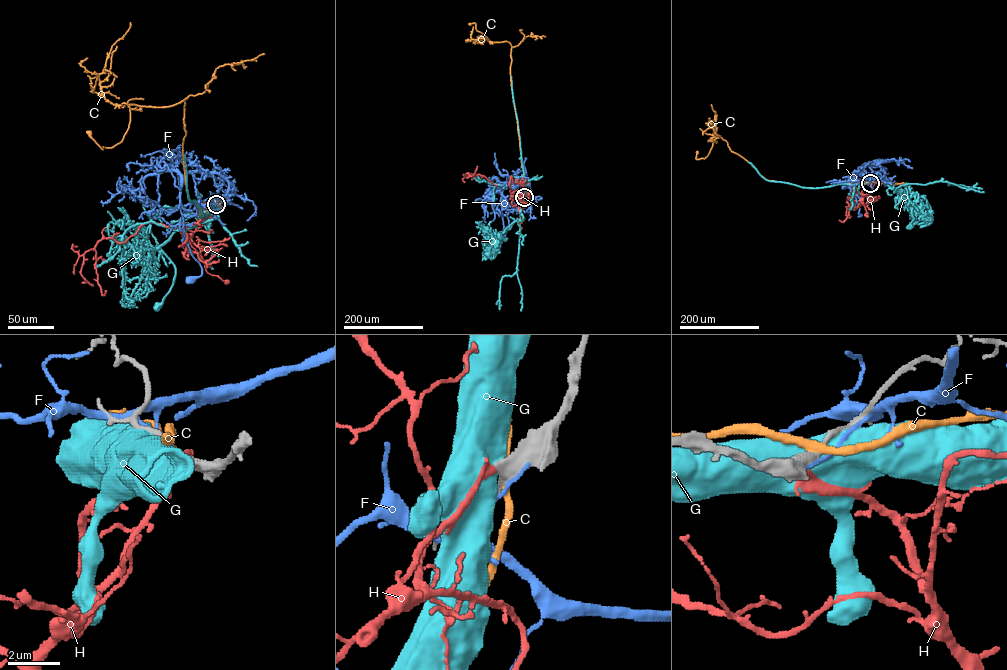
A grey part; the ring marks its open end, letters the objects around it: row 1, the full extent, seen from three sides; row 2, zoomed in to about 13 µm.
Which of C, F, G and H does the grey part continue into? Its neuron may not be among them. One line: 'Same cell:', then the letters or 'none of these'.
Same cell: H

